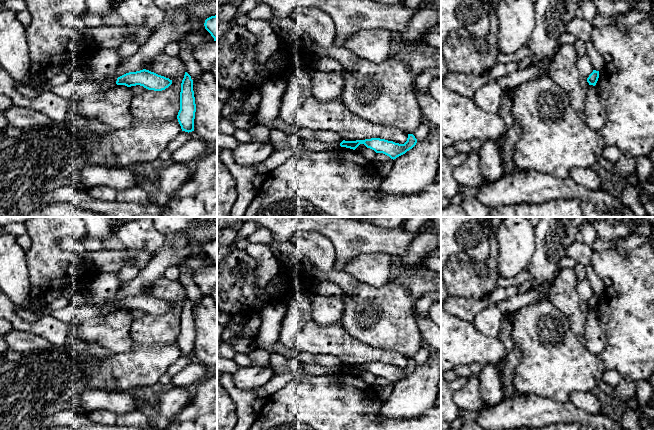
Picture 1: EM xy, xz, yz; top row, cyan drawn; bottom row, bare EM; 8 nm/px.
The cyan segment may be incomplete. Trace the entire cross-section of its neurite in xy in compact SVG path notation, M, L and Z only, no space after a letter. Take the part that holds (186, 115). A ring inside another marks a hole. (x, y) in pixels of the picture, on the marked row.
M185 72L181 83L180 110L177 115L182 131L188 133L194 131L195 112L196 104L193 91L193 80L191 76Z

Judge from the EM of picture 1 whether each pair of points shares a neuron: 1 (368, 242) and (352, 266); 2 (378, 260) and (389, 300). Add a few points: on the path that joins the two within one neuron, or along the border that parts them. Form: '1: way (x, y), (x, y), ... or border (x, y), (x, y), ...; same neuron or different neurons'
1: border (383, 252), (360, 253), (352, 257), (342, 269); different neurons
2: border (395, 272), (381, 286), (361, 283); different neurons

